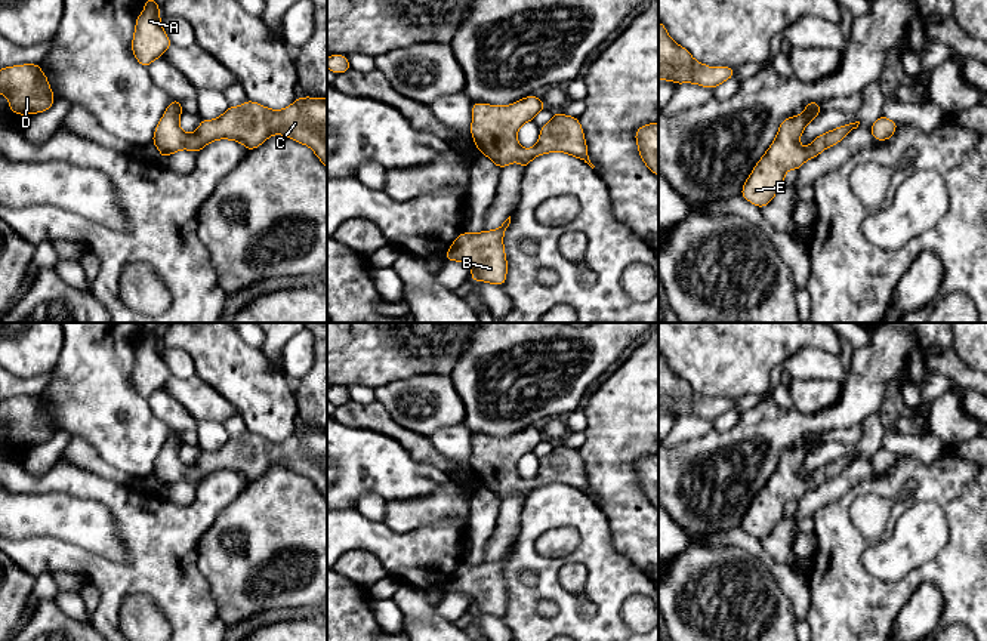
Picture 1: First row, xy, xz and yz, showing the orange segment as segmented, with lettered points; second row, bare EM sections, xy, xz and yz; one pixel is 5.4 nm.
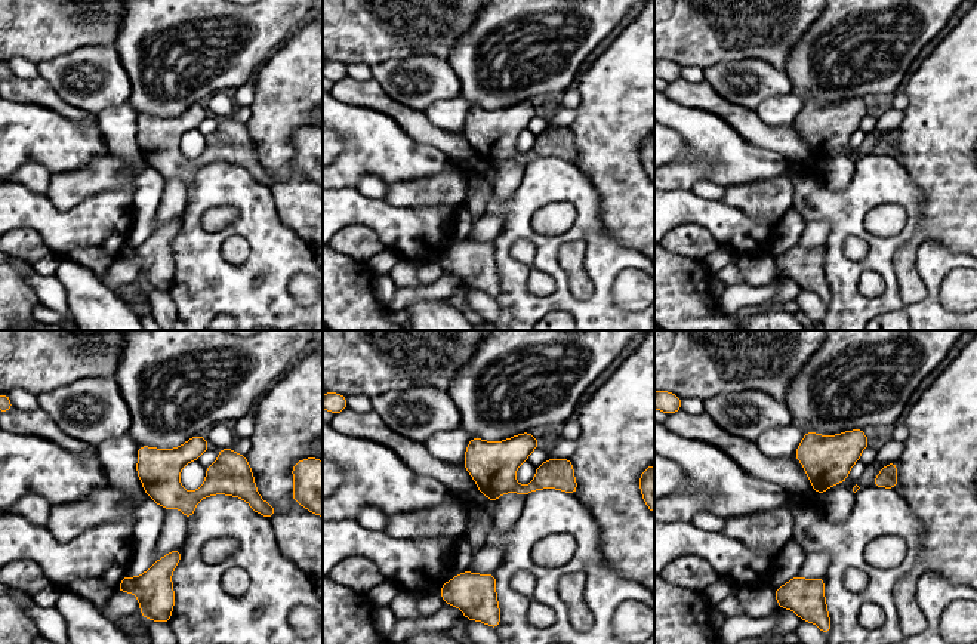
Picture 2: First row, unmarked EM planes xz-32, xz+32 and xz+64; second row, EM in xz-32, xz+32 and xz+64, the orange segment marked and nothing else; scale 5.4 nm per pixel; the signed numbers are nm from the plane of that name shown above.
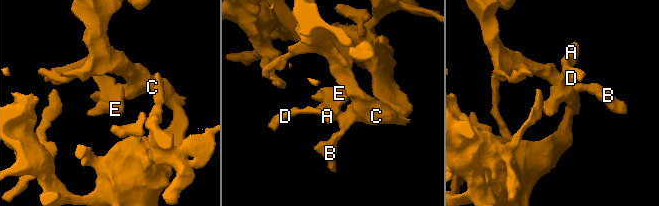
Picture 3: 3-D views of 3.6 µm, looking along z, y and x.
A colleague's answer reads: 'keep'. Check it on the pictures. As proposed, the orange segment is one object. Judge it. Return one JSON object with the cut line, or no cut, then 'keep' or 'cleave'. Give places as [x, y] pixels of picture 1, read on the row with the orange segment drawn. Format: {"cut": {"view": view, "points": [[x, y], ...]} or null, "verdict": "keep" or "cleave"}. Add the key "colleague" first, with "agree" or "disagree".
{"colleague": "agree", "cut": null, "verdict": "keep"}

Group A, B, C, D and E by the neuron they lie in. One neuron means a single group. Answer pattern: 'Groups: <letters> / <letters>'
Groups: A B C D E

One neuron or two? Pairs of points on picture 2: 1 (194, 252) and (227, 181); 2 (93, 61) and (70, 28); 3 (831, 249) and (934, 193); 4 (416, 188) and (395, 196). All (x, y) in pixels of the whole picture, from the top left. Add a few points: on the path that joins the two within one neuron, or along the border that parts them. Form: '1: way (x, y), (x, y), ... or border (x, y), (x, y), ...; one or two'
1: way (194, 234), (194, 212), (209, 197); one
2: border (113, 43), (79, 46), (51, 59); two
3: border (905, 168), (922, 200), (921, 218), (915, 233); two
4: way (412, 193), (400, 194); one

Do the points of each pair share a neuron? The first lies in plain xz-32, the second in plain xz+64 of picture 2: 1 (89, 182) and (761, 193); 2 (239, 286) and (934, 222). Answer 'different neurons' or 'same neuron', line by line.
1: same neuron
2: different neurons

